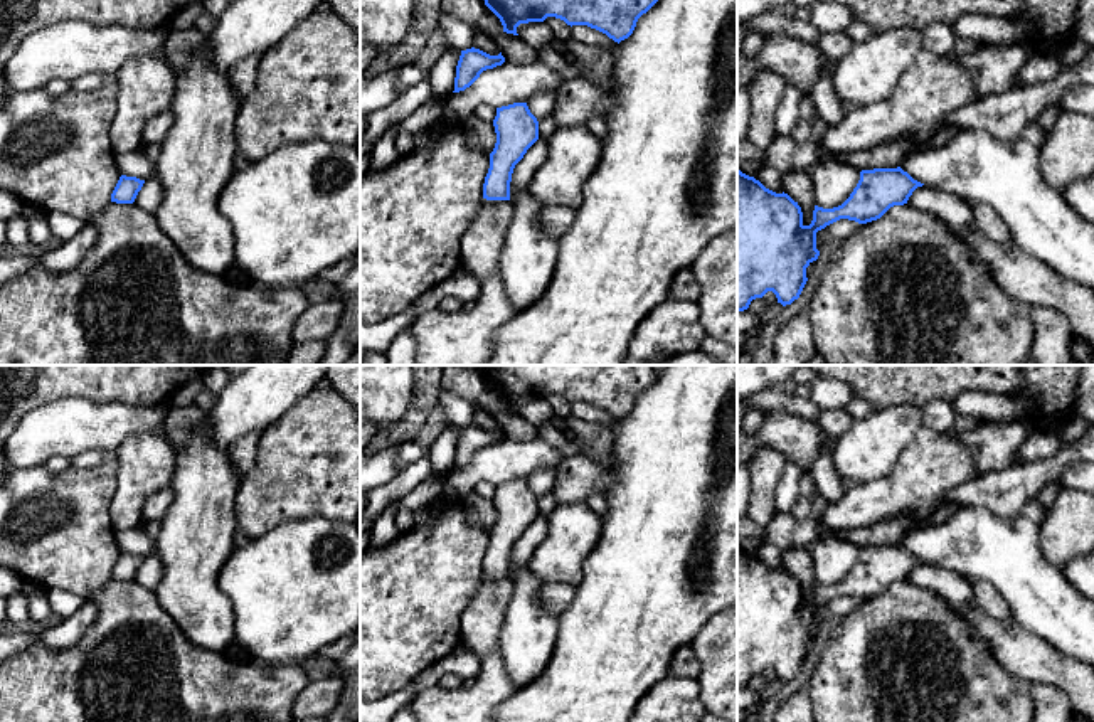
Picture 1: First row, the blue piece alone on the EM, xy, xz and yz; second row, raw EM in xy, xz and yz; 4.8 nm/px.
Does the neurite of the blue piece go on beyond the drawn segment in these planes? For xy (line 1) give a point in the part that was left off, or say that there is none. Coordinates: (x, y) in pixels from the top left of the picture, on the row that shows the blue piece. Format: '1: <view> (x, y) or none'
1: none

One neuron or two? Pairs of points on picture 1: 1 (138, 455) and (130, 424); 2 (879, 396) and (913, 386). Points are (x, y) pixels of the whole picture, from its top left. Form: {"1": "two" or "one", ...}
{"1": "two", "2": "one"}

